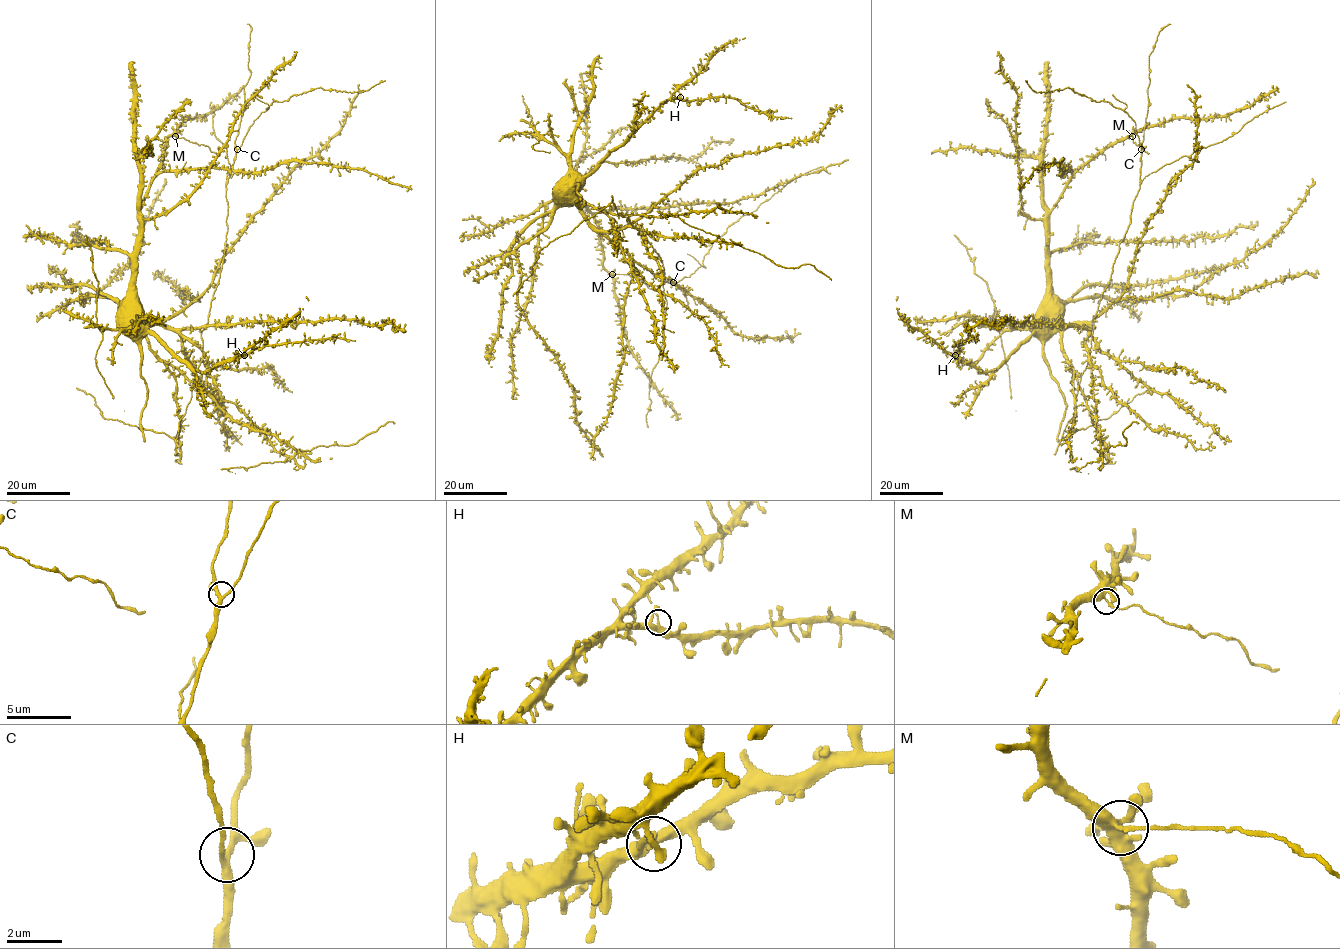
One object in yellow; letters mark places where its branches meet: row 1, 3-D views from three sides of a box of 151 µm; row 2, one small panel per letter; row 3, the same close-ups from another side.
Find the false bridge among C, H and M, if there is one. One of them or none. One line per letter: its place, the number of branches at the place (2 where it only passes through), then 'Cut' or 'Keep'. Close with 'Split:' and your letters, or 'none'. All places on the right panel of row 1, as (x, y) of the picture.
C: Place: (1141, 149). Branches: 4. Keep
H: Place: (955, 355). Branches: 4. Keep
M: Place: (1132, 136). Branches: 4. Cut
Split: M

